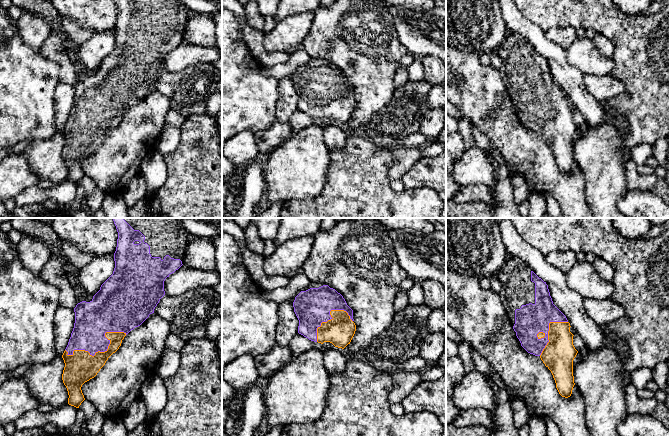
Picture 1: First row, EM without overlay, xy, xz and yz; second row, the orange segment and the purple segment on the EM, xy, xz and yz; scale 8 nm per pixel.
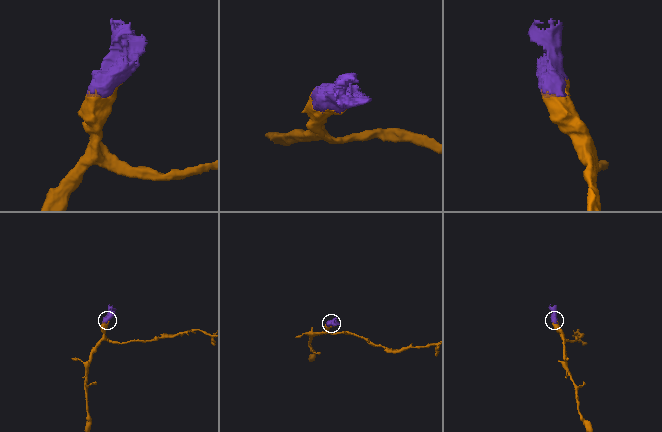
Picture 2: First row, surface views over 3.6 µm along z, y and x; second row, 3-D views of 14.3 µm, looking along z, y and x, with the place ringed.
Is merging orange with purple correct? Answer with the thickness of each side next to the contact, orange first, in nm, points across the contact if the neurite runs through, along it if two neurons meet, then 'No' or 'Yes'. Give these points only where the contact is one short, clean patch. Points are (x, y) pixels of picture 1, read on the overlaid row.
Thickness 240 nm (orange) against 260 nm. Yes

